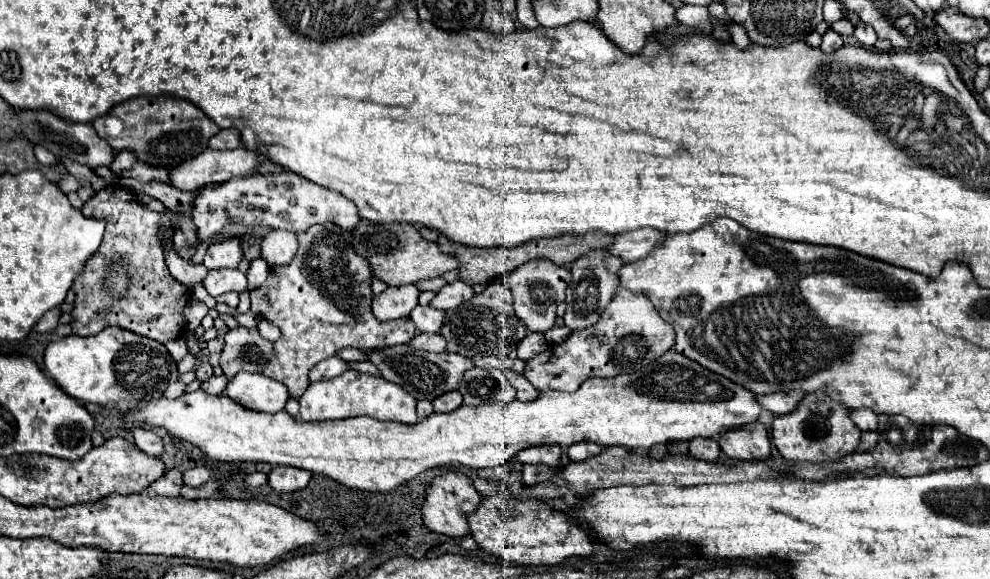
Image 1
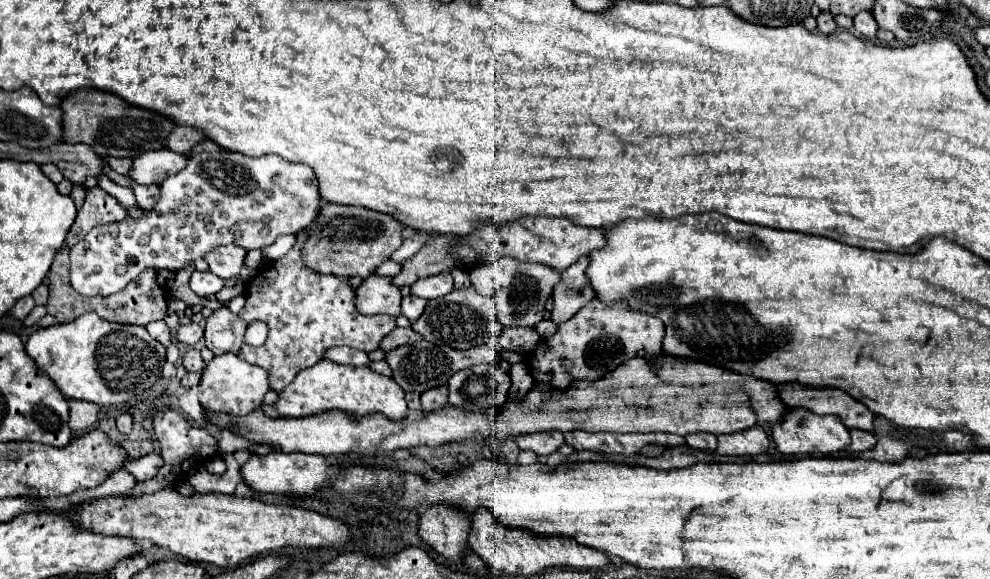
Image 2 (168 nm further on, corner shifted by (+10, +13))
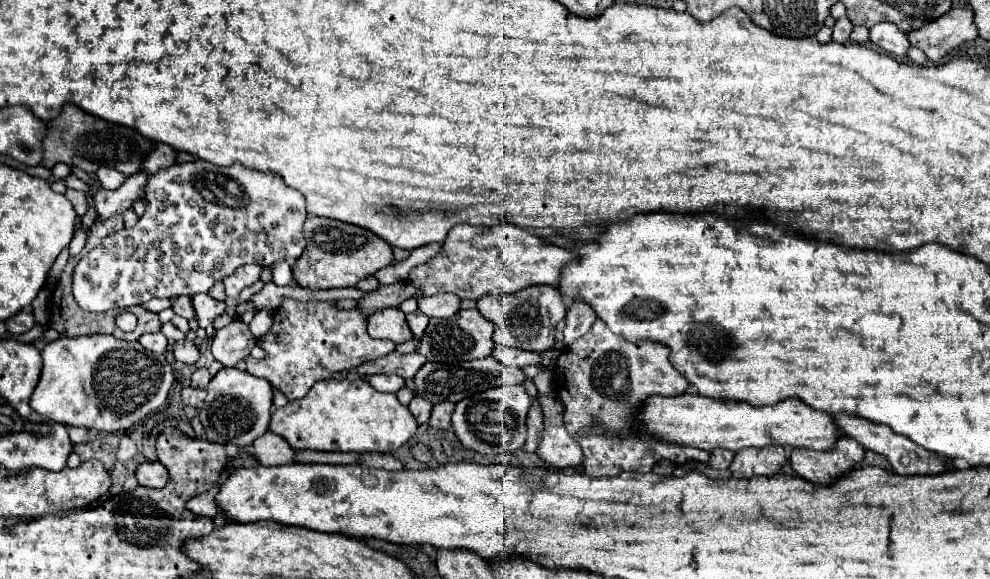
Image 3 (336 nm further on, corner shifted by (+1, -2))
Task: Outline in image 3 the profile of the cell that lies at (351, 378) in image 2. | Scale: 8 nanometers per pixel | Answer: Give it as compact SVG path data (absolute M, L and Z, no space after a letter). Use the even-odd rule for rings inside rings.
M340 377L318 381L300 401L290 401L282 409L274 409L268 429L284 437L296 451L388 453L404 445L416 433L418 423L410 409L396 399L396 395L380 393L358 377Z

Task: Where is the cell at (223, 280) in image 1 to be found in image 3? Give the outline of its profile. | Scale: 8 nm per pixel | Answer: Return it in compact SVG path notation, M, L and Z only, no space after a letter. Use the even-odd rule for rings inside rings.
M198 293L198 295L192 297L192 307L196 311L196 321L202 329L212 325L212 321L218 315L222 315L222 311L226 309L226 305L222 301L216 301L216 299L212 299L210 295L204 295L204 293Z

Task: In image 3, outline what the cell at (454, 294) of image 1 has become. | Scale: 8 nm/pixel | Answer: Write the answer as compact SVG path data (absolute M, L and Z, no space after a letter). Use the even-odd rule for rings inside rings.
M438 293L432 297L418 297L418 311L426 317L452 317L460 311L460 299L452 293Z

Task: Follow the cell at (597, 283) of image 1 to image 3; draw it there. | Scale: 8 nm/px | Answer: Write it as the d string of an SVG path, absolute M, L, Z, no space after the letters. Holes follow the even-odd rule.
M572 303L566 313L566 329L564 329L564 343L570 345L580 339L584 333L590 331L596 315L590 305L586 303Z

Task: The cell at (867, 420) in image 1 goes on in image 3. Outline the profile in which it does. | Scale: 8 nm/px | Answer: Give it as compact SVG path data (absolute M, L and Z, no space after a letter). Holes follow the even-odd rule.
M836 415L836 423L846 435L856 439L862 447L884 455L898 475L932 475L932 473L944 473L944 471L956 469L954 463L942 461L938 455L934 455L932 451L926 451L924 447L912 443L908 437L902 437L902 435L894 433L888 425L876 425L872 421L866 421L866 419L860 419L860 417L852 417L852 415Z

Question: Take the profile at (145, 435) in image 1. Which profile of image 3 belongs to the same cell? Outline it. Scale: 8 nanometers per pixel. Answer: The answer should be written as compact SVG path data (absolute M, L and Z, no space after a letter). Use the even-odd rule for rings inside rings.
M124 435L122 441L120 441L120 447L118 447L118 453L116 453L116 459L118 461L128 461L136 455L136 445L132 441L130 435Z

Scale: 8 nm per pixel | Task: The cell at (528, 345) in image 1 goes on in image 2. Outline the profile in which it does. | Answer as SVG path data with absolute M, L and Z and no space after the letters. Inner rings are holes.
M503 328L499 336L499 346L509 352L519 352L529 356L533 348L539 344L539 334L533 328Z

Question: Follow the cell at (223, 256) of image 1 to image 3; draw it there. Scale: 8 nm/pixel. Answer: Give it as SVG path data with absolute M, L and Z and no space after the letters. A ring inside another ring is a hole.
M242 265L242 267L238 267L230 277L224 279L226 297L236 299L242 289L254 285L260 279L260 273L262 273L260 265Z

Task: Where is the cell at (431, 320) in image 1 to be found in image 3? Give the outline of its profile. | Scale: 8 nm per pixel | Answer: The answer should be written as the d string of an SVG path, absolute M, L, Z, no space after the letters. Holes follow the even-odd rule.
M414 311L414 313L408 313L406 315L406 321L408 321L408 327L410 327L412 335L416 339L420 339L422 333L424 333L424 329L426 329L426 325L428 325L428 317L422 315L420 311Z

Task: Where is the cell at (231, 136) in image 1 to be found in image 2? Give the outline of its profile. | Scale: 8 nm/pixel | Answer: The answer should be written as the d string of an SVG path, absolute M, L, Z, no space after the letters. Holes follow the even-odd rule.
M179 126L173 130L173 134L167 140L167 148L173 152L189 152L195 144L203 142L207 136L203 130L197 130L193 126Z

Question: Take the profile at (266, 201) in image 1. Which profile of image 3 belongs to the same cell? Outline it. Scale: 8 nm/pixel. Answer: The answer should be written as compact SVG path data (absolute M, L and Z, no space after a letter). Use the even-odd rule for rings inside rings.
M192 161L192 163L180 163L180 165L170 165L166 171L158 171L154 175L148 177L148 183L144 187L146 193L146 211L144 215L138 219L138 223L130 229L122 229L112 233L110 237L106 237L96 249L92 249L88 255L84 255L76 269L74 269L74 299L76 303L84 309L84 311L92 311L92 313L102 313L102 311L110 311L114 307L130 307L130 305L142 305L154 297L168 297L174 299L178 295L194 295L194 293L208 293L210 287L218 281L222 281L224 277L232 275L236 271L236 267L242 267L246 263L256 263L256 265L272 265L276 261L294 261L298 259L298 255L304 251L306 241L304 241L304 221L306 221L306 207L304 207L304 195L292 187L286 187L284 181L278 175L264 175L264 173L256 173L250 171L246 167L242 167L240 163L232 163L230 167L220 167L208 161Z

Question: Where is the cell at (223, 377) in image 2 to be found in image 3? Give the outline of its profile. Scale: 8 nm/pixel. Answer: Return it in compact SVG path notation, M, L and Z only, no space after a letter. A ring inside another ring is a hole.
M220 369L206 387L208 397L200 409L200 423L214 443L234 443L238 447L252 445L252 441L266 433L272 413L272 385L266 379L254 377L240 369Z

